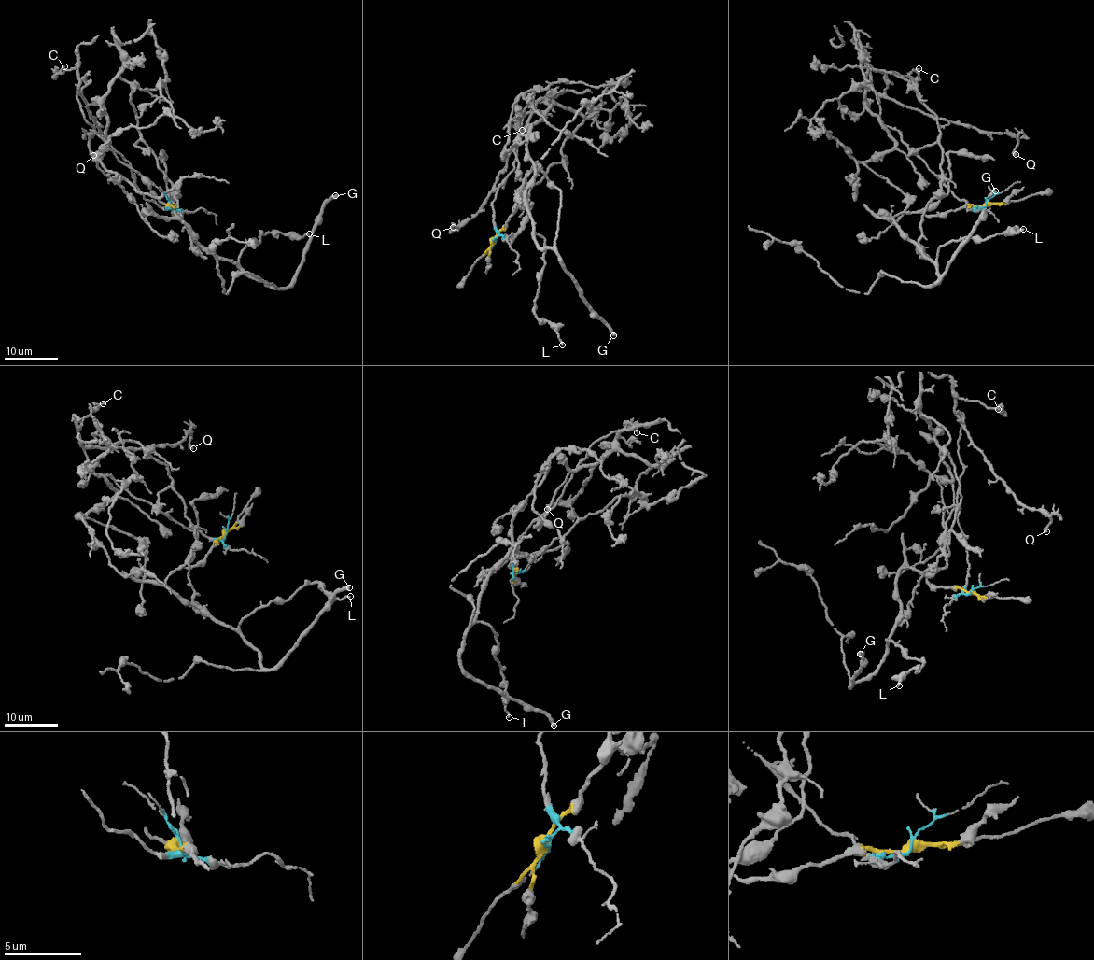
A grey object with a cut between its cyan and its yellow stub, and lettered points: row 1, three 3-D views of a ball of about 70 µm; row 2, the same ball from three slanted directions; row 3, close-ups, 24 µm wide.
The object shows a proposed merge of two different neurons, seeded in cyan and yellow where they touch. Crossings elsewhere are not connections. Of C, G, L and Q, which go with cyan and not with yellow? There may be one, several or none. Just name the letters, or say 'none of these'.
C, Q

